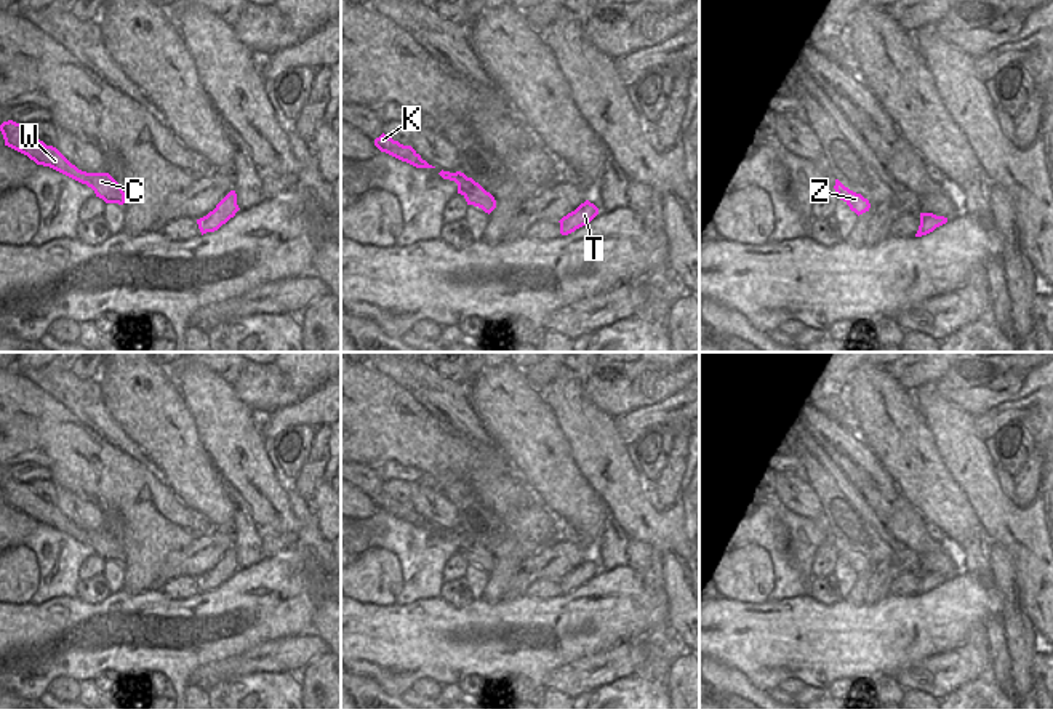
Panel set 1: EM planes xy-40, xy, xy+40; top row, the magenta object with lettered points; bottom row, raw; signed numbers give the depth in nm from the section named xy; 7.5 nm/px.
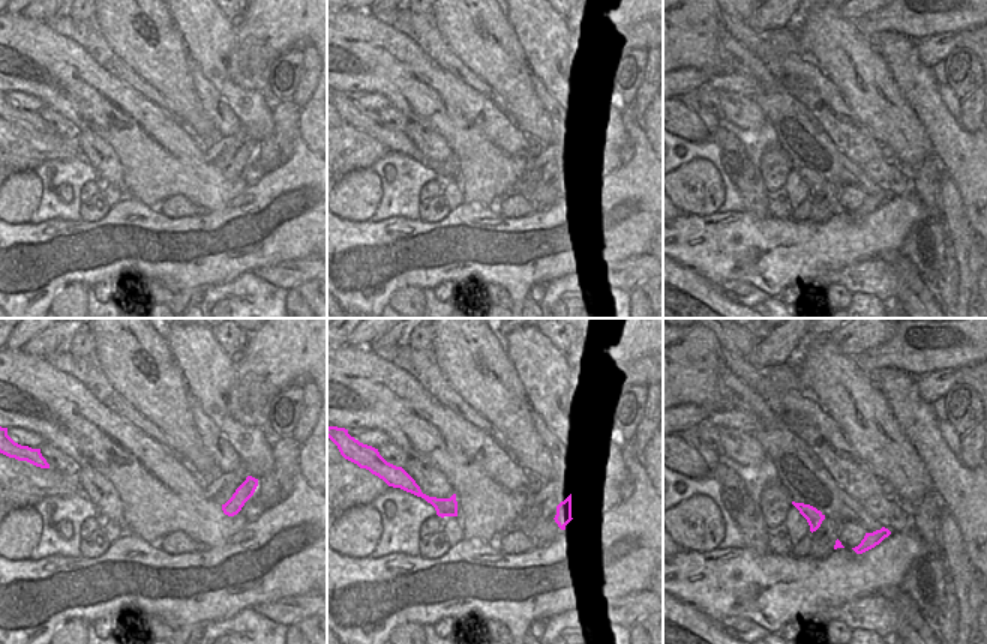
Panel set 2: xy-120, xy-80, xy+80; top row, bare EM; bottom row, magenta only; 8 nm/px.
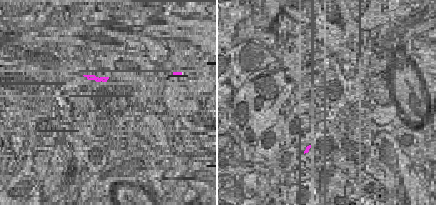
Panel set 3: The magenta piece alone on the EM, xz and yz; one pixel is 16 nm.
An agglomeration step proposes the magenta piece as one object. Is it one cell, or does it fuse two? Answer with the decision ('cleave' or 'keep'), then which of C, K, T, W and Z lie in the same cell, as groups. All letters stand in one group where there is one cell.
keep | C K T W Z

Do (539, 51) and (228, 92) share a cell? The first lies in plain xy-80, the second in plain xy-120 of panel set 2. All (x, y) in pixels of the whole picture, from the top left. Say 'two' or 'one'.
one

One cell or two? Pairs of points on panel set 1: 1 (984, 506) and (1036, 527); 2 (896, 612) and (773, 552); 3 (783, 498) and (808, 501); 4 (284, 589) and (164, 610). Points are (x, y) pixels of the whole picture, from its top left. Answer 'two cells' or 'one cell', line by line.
1: one cell
2: two cells
3: one cell
4: one cell

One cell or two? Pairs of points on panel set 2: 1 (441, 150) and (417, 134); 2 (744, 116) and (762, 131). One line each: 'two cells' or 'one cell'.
1: one cell
2: two cells

